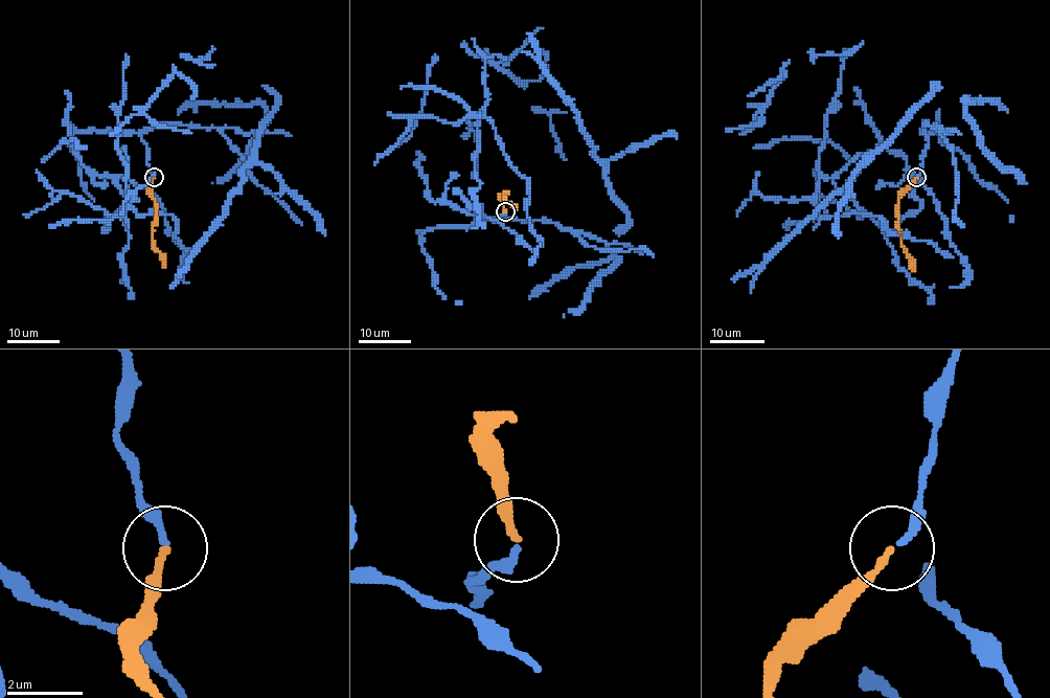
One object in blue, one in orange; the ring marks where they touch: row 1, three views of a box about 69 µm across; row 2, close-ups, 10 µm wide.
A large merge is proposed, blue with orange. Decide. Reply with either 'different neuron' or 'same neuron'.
same neuron

